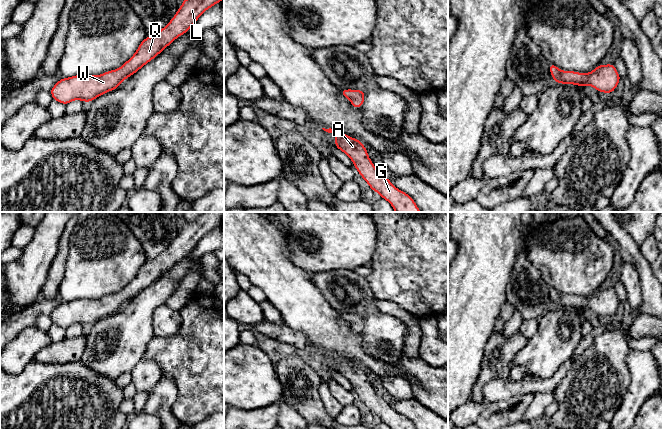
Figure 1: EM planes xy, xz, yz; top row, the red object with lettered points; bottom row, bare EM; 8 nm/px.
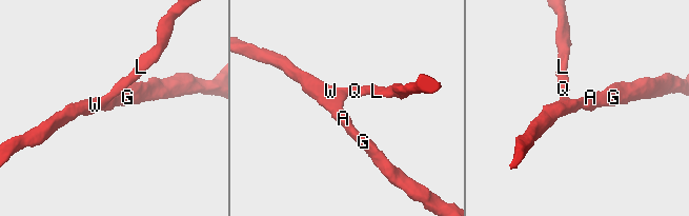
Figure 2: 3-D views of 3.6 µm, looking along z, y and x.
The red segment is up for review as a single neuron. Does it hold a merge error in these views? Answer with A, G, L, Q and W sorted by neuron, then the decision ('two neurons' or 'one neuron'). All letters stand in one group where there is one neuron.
groups A G L Q W; one neuron

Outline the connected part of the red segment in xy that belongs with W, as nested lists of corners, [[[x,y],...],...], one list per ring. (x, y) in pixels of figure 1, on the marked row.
[[[183,0],[170,22],[156,34],[146,37],[133,56],[122,67],[101,75],[75,75],[59,80],[50,93],[53,100],[67,105],[71,101],[91,102],[115,90],[129,76],[149,63],[176,38],[188,32],[198,18],[222,0]]]

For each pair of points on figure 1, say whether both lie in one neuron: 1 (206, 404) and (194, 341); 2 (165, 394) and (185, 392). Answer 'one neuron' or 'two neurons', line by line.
1: one neuron
2: two neurons

